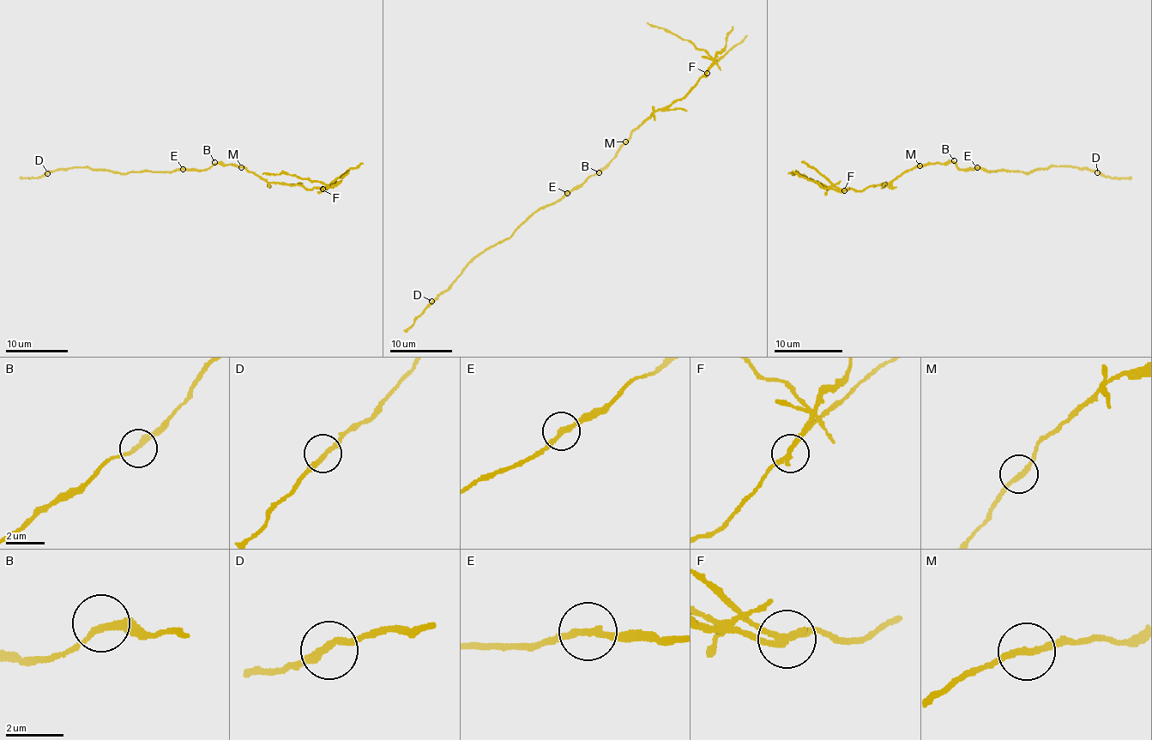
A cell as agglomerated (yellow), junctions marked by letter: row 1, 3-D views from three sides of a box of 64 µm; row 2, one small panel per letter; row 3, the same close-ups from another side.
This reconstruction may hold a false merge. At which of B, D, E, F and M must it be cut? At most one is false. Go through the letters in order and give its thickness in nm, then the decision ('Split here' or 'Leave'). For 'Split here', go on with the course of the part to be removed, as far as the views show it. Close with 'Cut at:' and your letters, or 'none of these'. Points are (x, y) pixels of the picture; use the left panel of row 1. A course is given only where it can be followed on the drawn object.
B: Thickness 240 nm. Leave
D: Thickness 240 nm. Leave
E: Thickness 240 nm. Leave
F: Thickness 240 nm. Split here. Course of the part to remove: (322, 189), (328, 187), (318, 181), (285, 173), (262, 173)
M: Thickness 220 nm. Leave
Cut at: F

